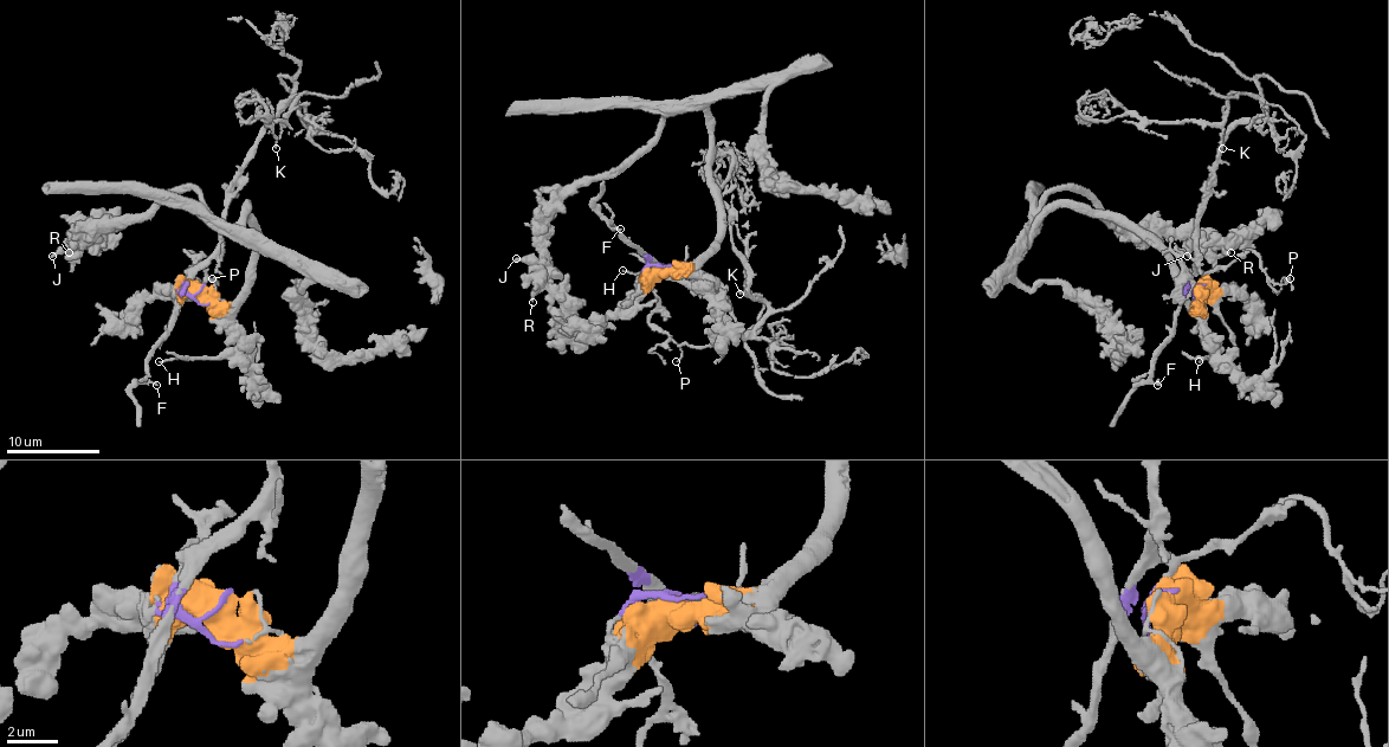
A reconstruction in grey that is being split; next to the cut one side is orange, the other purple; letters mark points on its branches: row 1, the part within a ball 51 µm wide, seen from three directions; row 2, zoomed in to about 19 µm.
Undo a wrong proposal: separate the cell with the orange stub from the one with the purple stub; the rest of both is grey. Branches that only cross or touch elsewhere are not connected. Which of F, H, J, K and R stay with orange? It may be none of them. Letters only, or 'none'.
H, J, R

